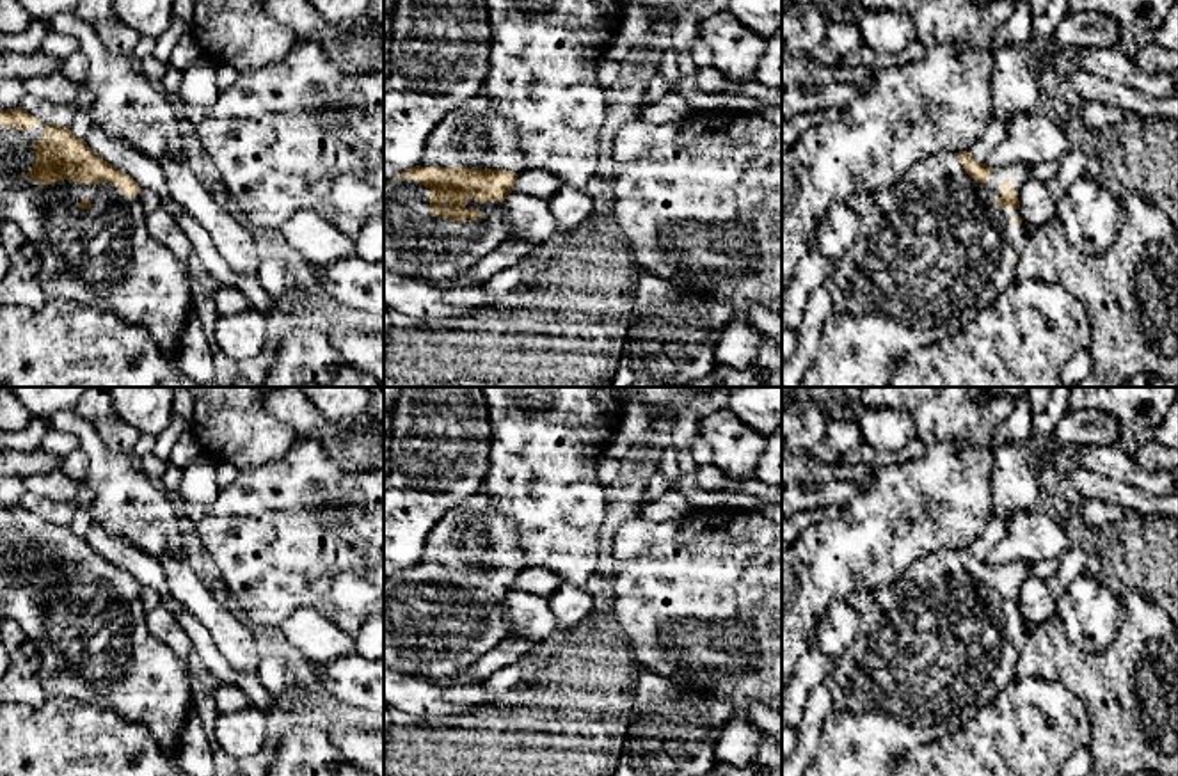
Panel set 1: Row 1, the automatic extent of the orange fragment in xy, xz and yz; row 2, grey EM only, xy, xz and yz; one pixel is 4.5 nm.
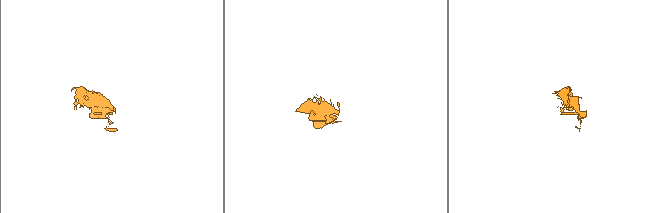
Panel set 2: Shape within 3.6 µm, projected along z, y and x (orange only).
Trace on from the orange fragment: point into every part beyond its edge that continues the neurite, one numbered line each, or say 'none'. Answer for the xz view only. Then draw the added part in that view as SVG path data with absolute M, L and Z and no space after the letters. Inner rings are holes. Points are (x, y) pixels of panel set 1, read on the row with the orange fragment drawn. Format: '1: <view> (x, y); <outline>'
1: xz (475, 135); M482 89L437 123L428 135L419 165L423 169L466 165L515 174L529 170L517 149L515 128L494 110Z
2: xz (416, 244); M407 176L387 181L384 185L384 265L405 277L446 286L455 275L501 247L510 234L503 202L467 199L466 208L480 210L482 218L451 222L432 213L430 188Z

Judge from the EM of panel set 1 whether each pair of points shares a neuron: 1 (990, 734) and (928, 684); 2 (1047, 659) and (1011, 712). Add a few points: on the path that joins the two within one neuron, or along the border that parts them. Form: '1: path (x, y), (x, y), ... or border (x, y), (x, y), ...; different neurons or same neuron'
1: border (1001, 691), (962, 727), (933, 739); different neurons
2: border (1017, 675), (1052, 679), (1074, 693); different neurons

